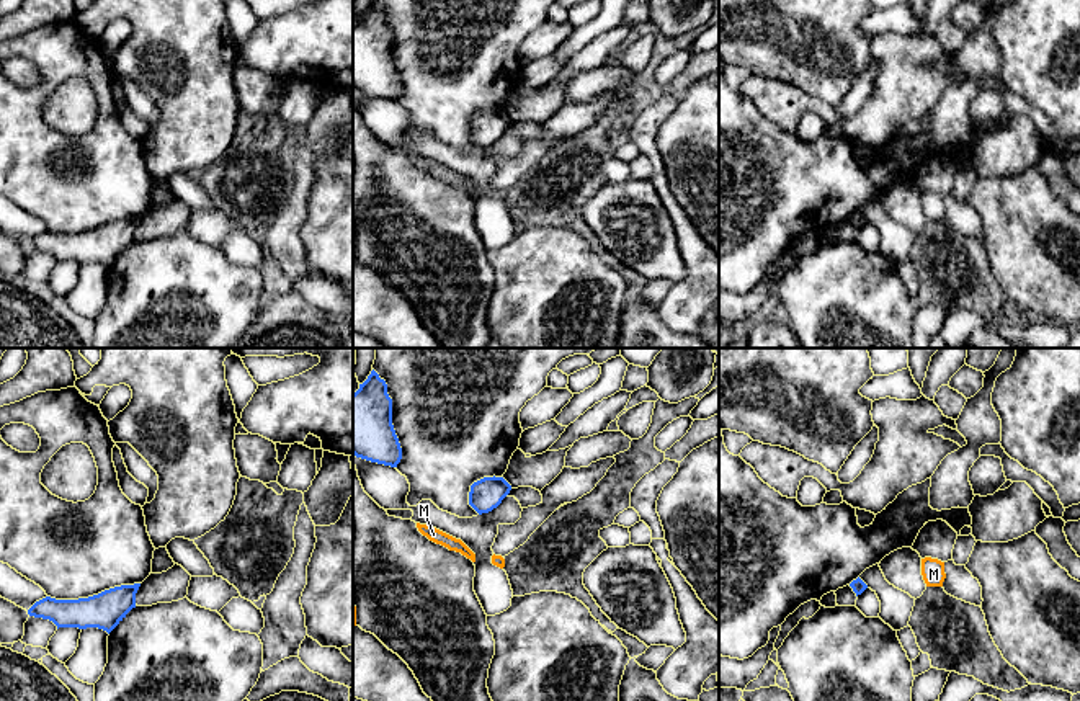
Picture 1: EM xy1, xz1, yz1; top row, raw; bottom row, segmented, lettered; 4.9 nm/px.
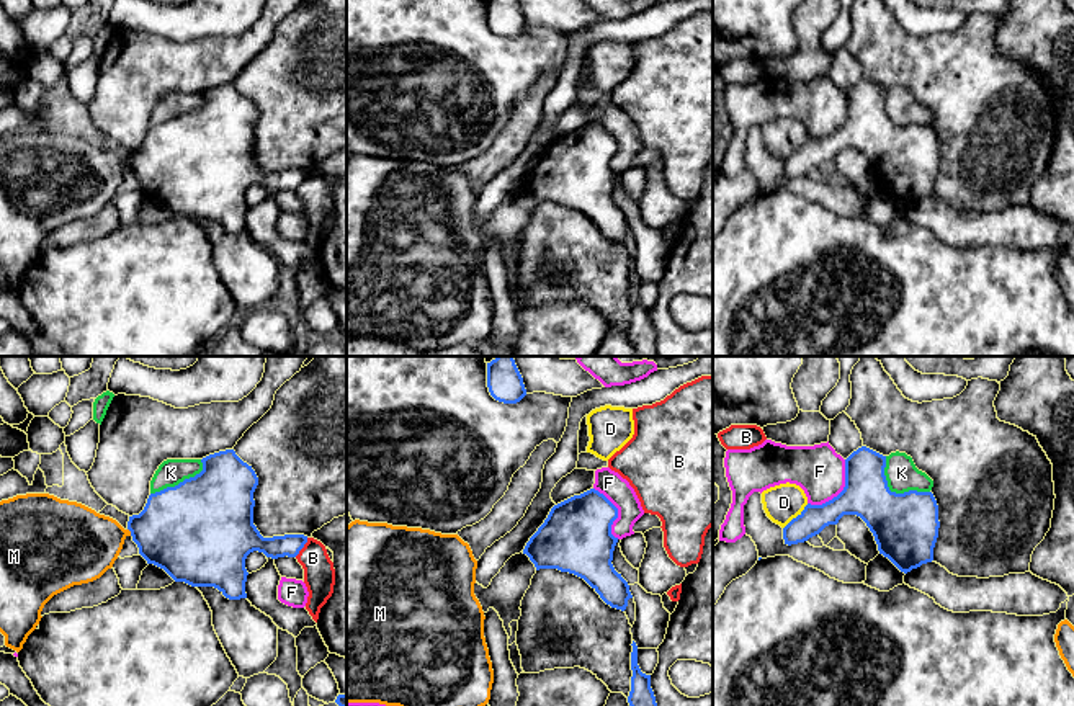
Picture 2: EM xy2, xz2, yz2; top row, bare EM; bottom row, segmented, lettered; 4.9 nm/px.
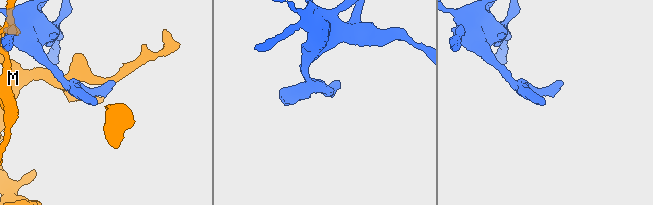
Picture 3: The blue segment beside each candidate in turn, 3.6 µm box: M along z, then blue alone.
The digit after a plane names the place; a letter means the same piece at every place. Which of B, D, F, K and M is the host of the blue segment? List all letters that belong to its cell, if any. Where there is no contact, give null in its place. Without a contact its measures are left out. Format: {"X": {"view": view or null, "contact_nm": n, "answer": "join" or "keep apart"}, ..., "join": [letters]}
{"B": {"view": "xy2", "contact_nm": 120, "answer": "keep apart"}, "D": {"view": "yz2", "contact_nm": 180, "answer": "keep apart"}, "F": {"view": "yz2", "contact_nm": 300, "answer": "keep apart"}, "K": {"view": "yz2", "contact_nm": 280, "answer": "keep apart"}, "M": {"view": "xy2", "contact_nm": 40, "answer": "join"}, "join": ["M"]}

